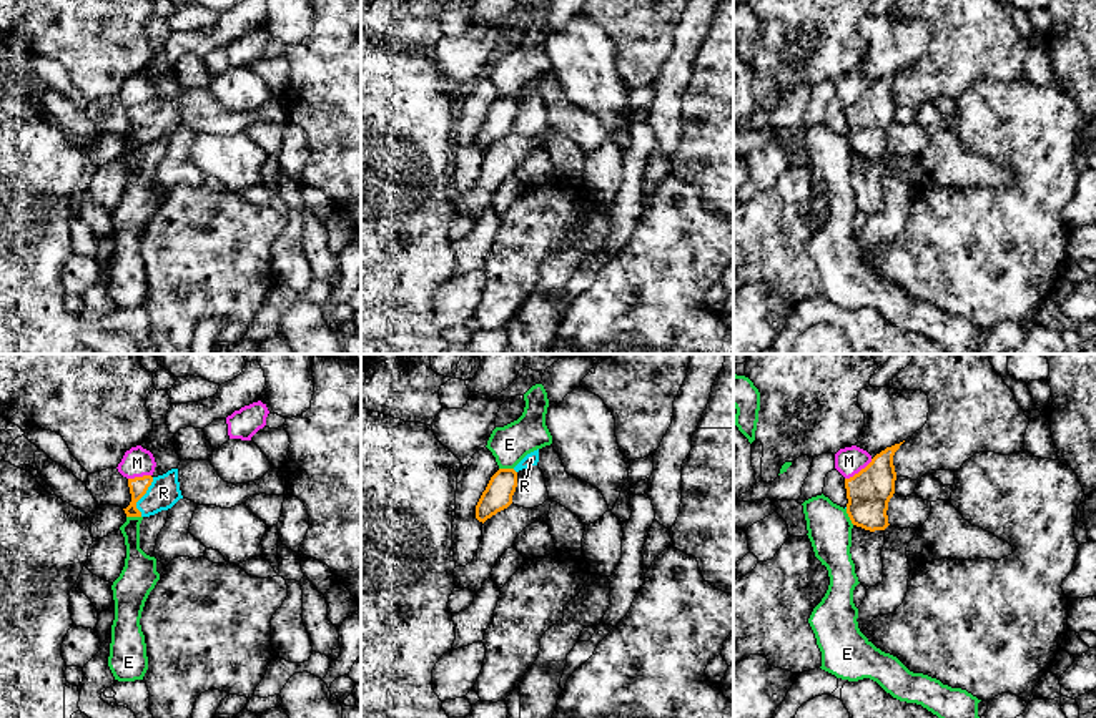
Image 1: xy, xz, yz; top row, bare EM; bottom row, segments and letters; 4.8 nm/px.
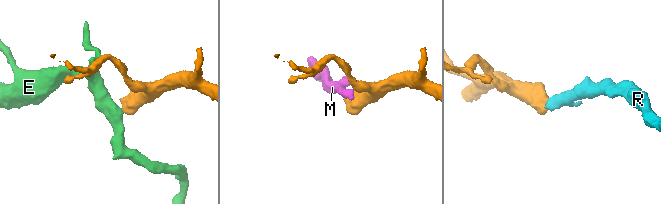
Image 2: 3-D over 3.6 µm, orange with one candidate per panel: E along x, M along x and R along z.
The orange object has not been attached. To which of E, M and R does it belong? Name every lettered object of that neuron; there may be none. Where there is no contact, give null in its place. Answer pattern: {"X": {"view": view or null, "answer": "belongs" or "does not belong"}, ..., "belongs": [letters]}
{"E": {"view": "yz", "answer": "does not belong"}, "M": {"view": "yz", "answer": "does not belong"}, "R": {"view": "xy", "answer": "belongs"}, "belongs": ["R"]}

